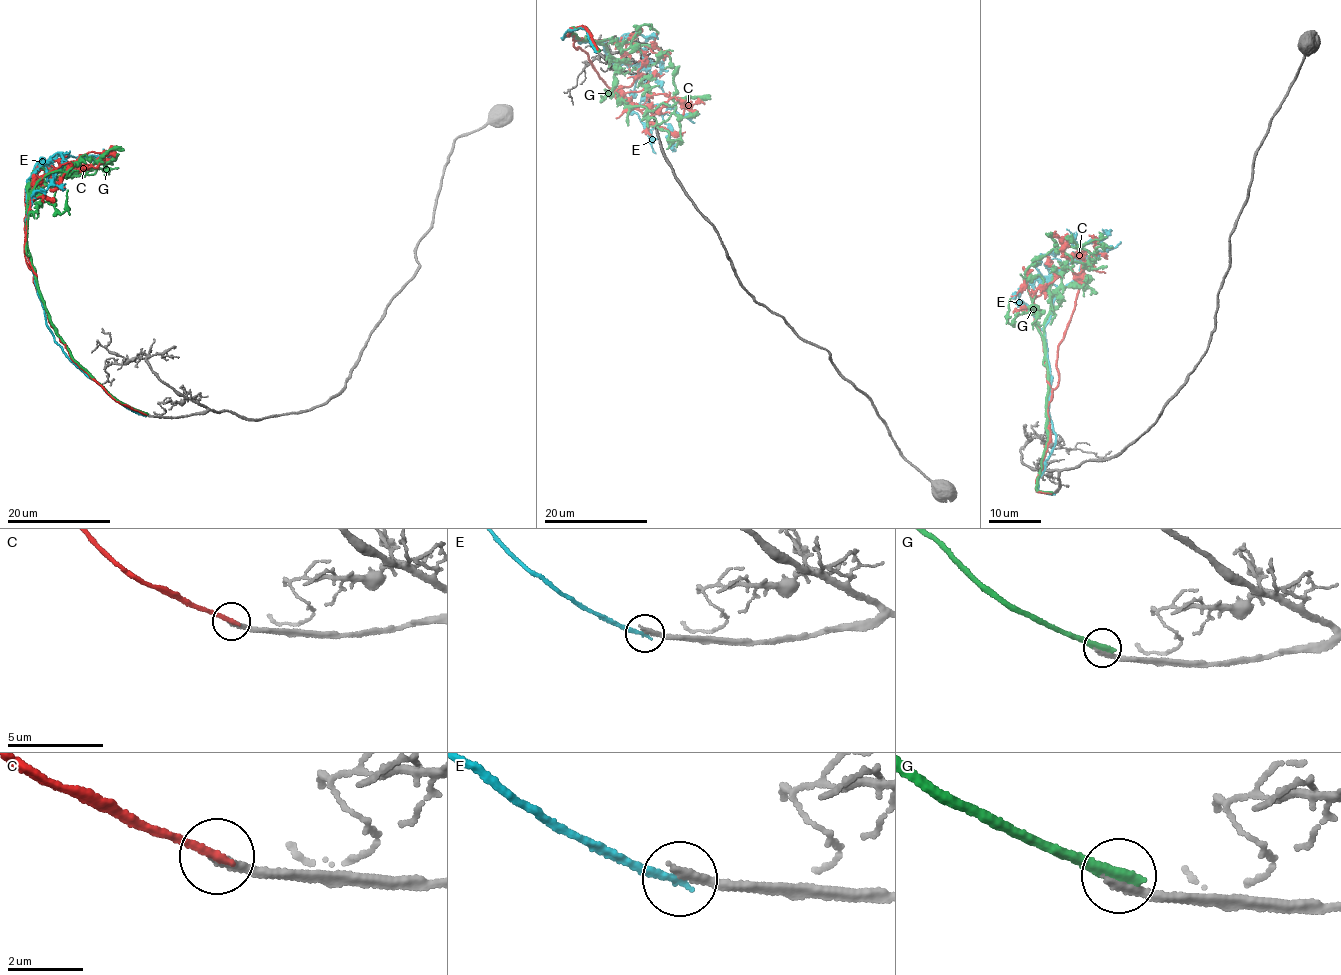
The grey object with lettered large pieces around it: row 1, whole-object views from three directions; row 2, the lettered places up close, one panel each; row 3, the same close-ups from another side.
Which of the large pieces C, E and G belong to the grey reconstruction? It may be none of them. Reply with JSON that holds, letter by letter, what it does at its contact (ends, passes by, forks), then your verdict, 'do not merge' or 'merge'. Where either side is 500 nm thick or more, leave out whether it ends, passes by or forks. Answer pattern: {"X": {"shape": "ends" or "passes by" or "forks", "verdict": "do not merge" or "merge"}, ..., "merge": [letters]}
{"C": {"shape": "ends", "verdict": "do not merge"}, "E": {"shape": "ends", "verdict": "do not merge"}, "G": {"shape": "ends", "verdict": "do not merge"}, "merge": []}

